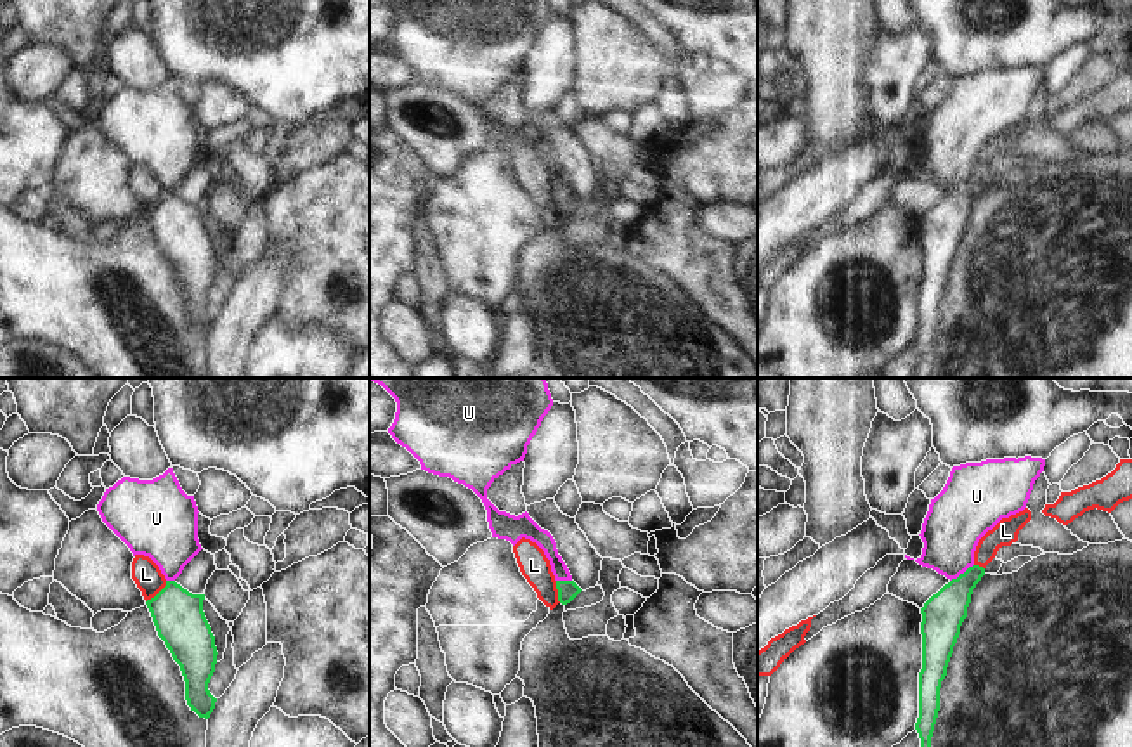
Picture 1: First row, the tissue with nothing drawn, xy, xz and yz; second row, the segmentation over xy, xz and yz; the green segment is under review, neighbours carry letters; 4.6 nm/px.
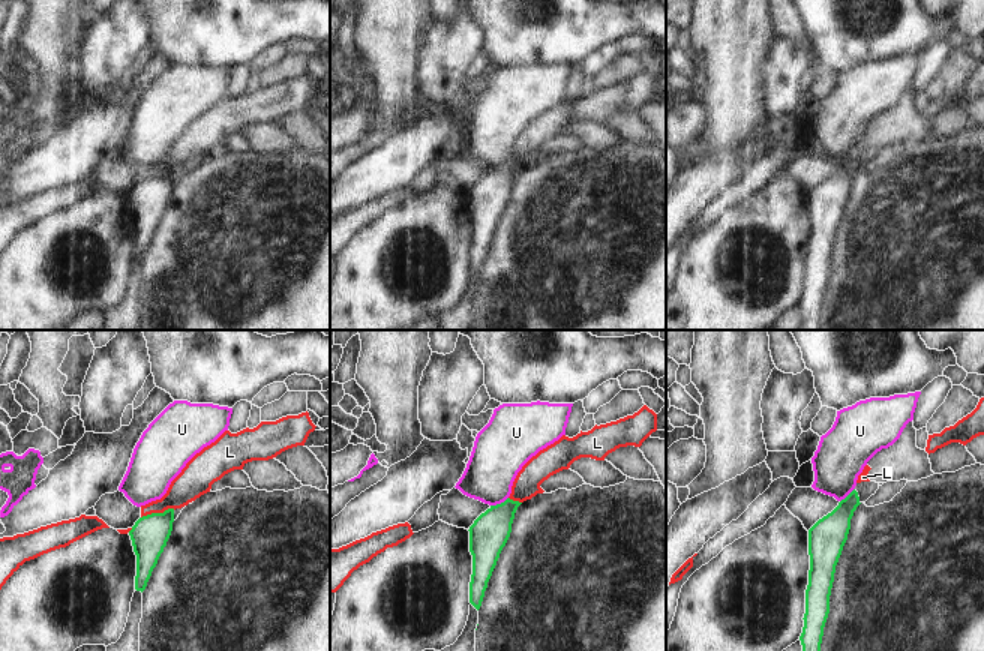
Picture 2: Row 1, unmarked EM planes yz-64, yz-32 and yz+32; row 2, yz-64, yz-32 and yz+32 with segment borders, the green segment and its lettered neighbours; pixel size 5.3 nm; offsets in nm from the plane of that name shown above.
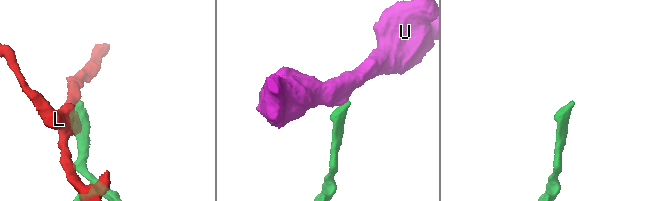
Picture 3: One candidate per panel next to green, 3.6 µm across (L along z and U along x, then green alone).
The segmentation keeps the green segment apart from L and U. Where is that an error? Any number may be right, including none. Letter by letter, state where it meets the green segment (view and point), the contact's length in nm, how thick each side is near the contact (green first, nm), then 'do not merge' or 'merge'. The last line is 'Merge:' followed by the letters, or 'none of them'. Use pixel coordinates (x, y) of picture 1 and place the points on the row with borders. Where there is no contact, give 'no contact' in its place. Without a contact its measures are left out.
L: contact xy (158, 593); length 140 nm; calibres 240 and 130 nm; do not merge
U: contact yz (961, 574); length 140 nm; calibres 190 and 280 nm; merge
Merge: U

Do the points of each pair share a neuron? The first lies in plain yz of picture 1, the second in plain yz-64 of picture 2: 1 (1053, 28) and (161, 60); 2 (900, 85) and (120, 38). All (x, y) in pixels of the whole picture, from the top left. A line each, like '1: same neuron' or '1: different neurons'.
1: different neurons
2: same neuron

